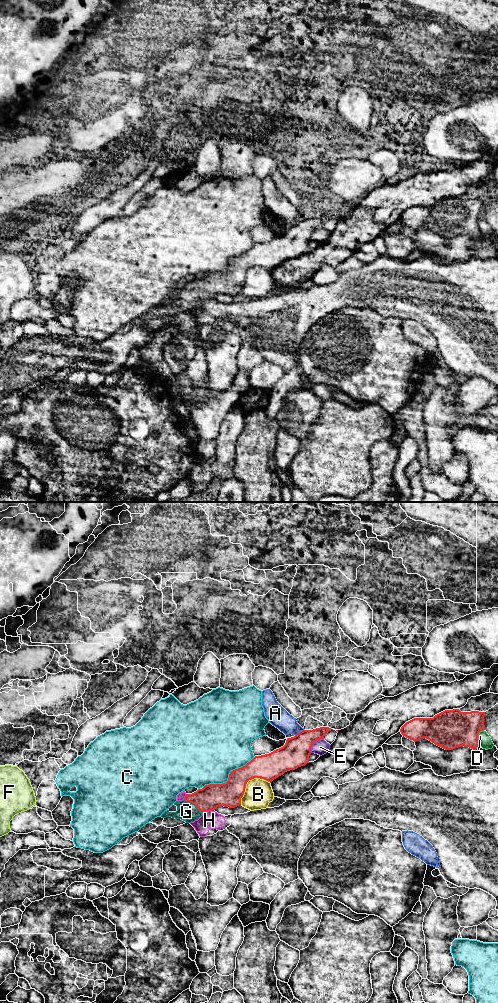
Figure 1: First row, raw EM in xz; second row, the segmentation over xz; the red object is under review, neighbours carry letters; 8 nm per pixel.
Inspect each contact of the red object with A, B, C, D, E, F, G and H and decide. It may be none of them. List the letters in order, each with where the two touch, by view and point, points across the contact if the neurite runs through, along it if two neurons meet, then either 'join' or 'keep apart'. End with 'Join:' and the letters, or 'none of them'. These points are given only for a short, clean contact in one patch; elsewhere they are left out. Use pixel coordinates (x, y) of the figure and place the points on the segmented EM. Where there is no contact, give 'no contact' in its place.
A: xz (300, 732) | along xz (303, 729), (295, 735) | keep apart
B: xz (247, 781) | keep apart
C: xz (229, 776) | keep apart
D: xz (477, 736) | along xz (483, 729), (478, 734), (478, 744) | keep apart
E: xz (314, 742) | keep apart
F: xz (202, 788) | along xz (203, 787), (200, 789) | keep apart
G: xz (193, 803) | across xz (211, 796), (193, 803), (186, 811) | join
H: xz (208, 810) | along xz (213, 810), (203, 812) | keep apart
Join: G

